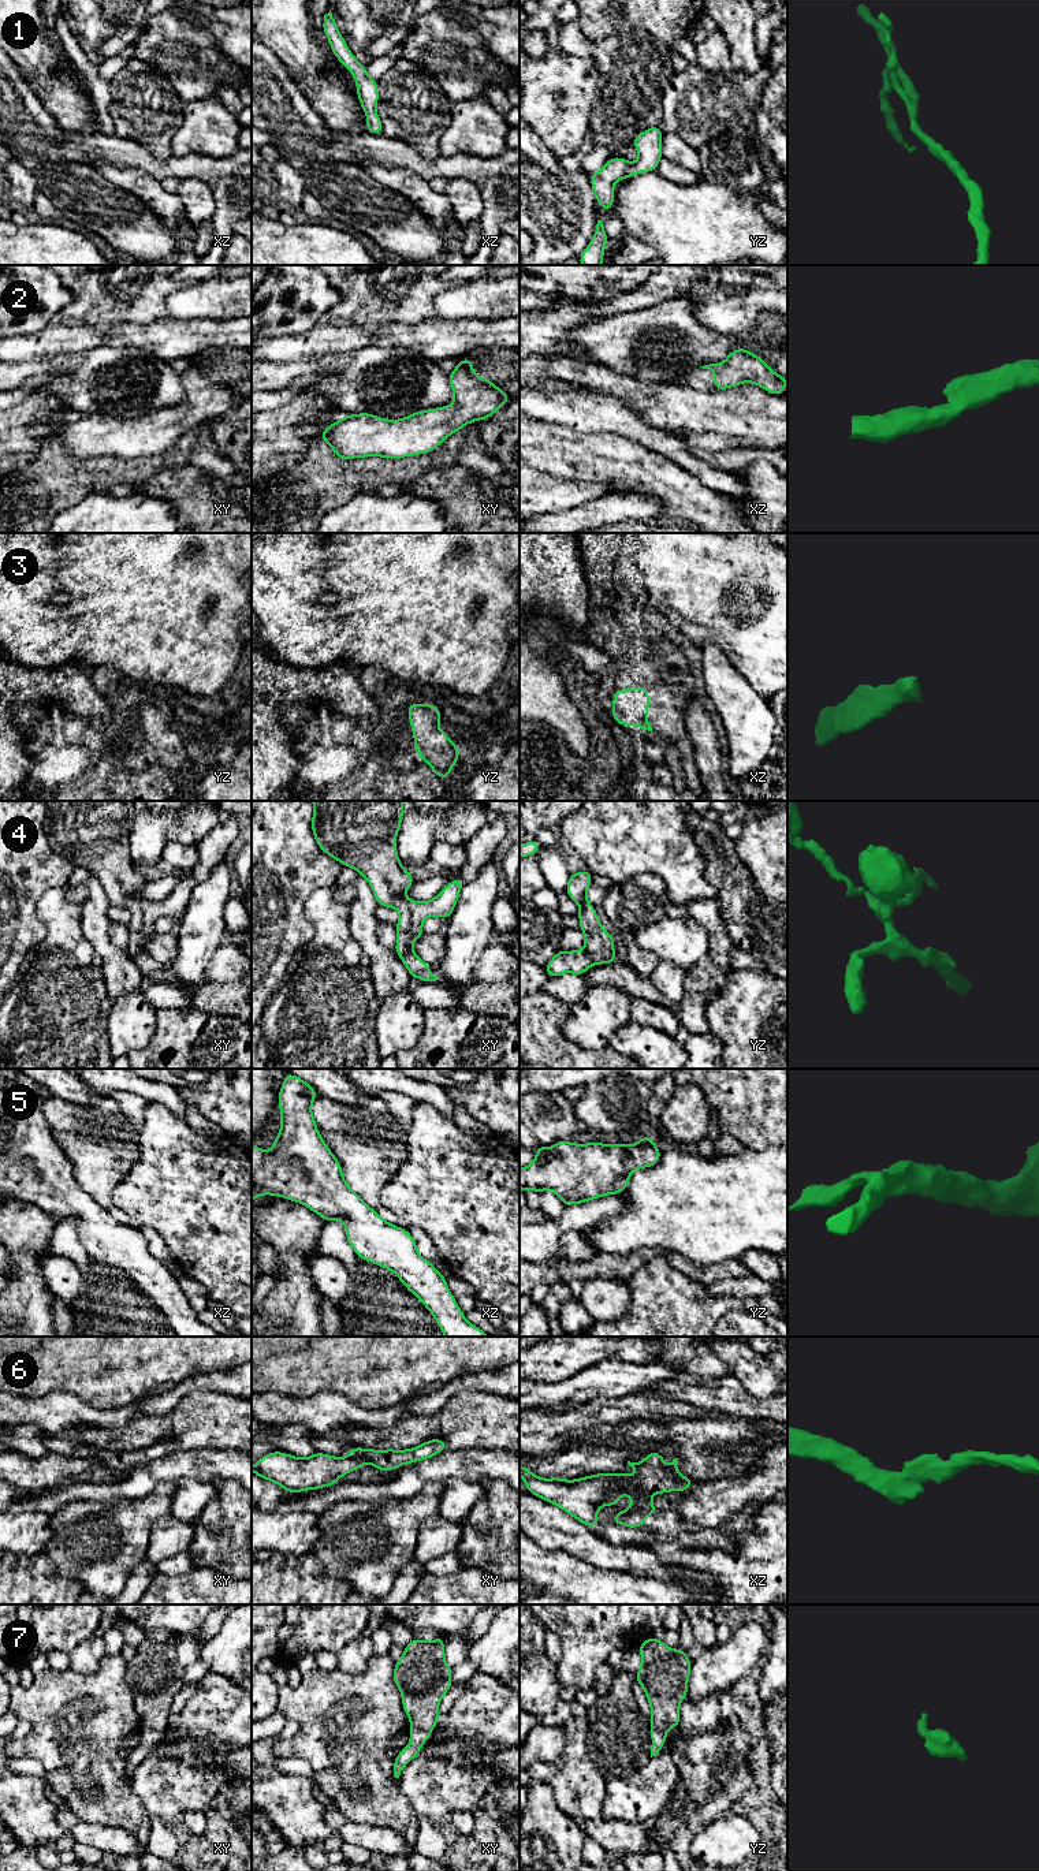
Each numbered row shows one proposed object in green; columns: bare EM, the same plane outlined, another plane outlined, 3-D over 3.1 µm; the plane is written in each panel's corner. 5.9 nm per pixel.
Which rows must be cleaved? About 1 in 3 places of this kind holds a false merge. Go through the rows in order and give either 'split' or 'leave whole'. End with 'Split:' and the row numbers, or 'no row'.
1: leave whole
2: leave whole
3: leave whole
4: leave whole
5: leave whole
6: split
7: leave whole
Split: 6

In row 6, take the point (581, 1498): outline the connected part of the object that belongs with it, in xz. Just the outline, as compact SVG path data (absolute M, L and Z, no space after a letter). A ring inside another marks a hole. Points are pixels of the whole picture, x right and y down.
M520 1465L520 1476L524 1479L528 1492L565 1510L580 1522L597 1529L597 1510L603 1506L618 1506L619 1495L628 1495L633 1503L615 1516L611 1524L638 1528L645 1524L649 1514L659 1510L651 1501L651 1494L626 1486L619 1476L612 1473L596 1473L576 1480L561 1477L543 1479L528 1468Z

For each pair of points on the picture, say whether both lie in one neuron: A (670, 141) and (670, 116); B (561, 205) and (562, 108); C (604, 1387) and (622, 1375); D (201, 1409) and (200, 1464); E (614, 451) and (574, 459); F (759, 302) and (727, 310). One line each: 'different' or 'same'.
A: different
B: different
C: same
D: different
E: same
F: same

